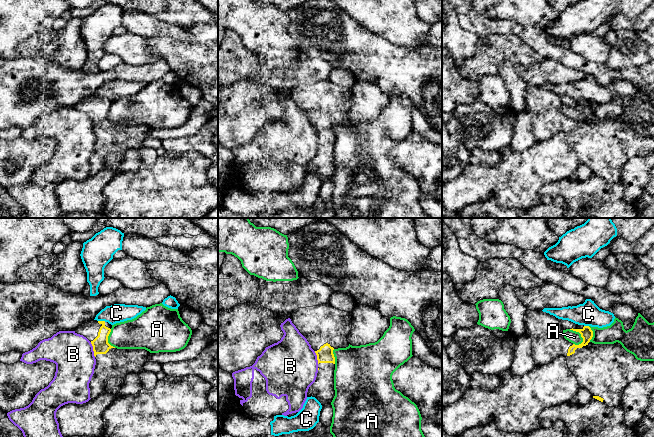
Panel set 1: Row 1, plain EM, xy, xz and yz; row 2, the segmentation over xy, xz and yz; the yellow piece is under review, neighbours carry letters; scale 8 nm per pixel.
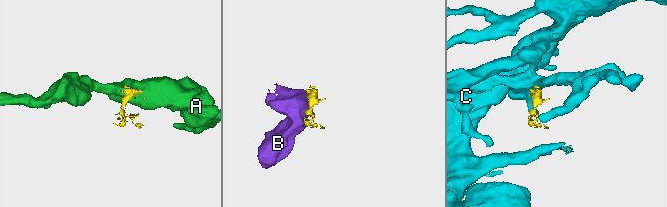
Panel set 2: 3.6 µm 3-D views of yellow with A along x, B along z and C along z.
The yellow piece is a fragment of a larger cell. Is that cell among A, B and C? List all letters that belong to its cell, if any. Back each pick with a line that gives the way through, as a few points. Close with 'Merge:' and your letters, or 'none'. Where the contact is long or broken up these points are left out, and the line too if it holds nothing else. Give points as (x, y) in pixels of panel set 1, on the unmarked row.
Merge: none

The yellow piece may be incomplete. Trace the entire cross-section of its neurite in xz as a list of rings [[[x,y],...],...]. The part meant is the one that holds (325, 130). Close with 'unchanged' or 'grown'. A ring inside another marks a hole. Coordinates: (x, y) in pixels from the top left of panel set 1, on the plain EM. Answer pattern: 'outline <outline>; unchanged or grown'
outline [[[328,79],[298,84],[290,95],[317,131],[319,146],[307,173],[315,173],[322,182],[331,179],[335,172],[333,126],[349,122],[347,111],[352,104],[351,89]]]; grown

